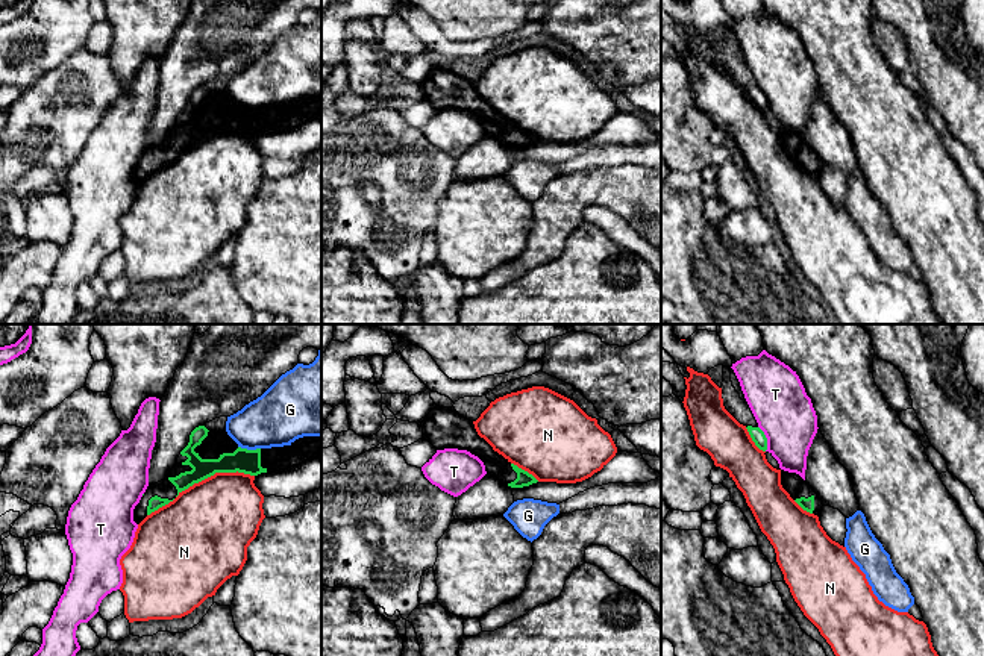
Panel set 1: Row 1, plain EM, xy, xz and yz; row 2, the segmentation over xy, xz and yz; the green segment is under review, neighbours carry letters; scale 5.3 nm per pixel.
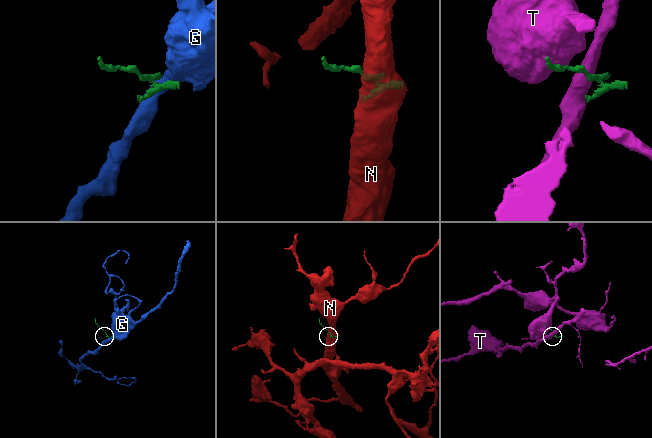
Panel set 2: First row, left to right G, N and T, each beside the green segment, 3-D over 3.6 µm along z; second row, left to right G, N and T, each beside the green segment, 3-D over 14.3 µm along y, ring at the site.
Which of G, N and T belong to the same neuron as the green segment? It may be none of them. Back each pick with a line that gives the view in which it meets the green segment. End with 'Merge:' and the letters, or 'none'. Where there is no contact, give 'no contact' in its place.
Merge: none

